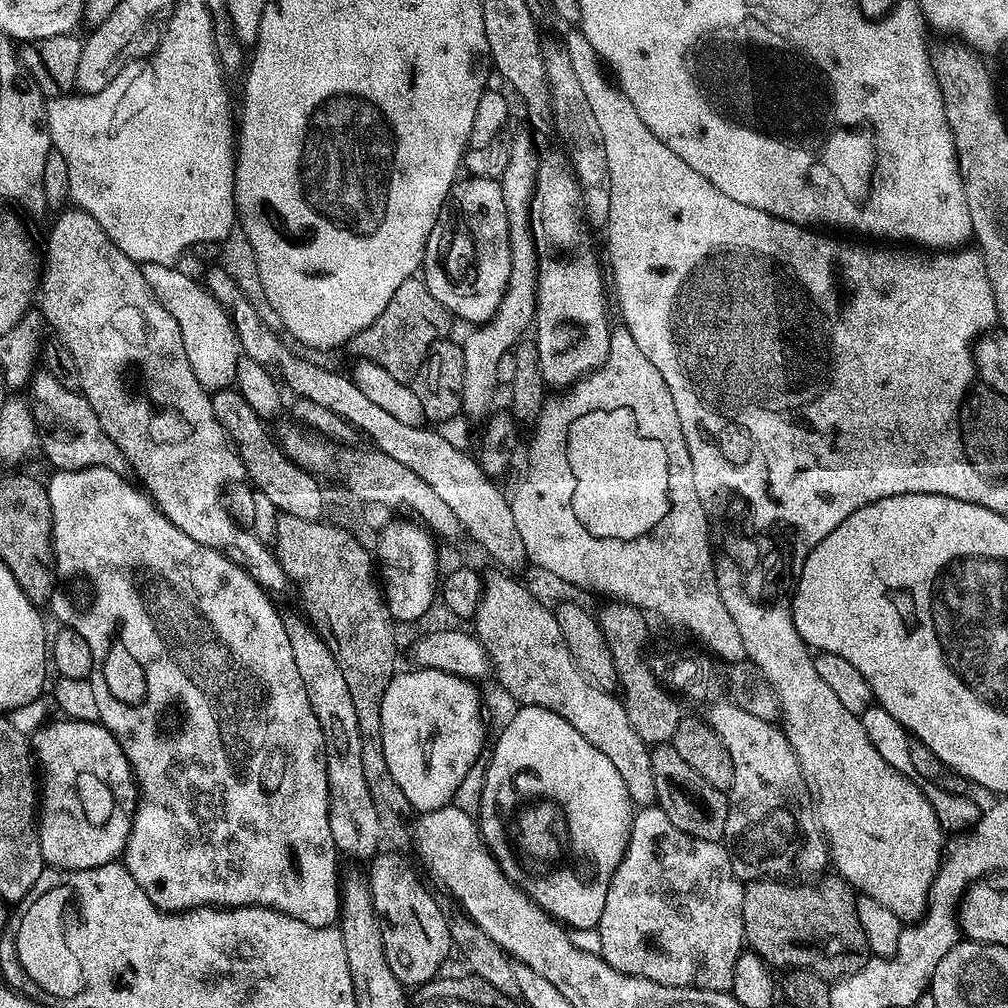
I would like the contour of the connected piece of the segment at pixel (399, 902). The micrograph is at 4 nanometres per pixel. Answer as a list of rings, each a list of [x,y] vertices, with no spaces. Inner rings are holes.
[[[377,851],[371,857],[372,869],[367,869],[368,885],[372,891],[374,910],[382,924],[382,942],[390,970],[405,986],[419,986],[427,980],[437,979],[440,967],[448,955],[453,955],[454,945],[448,929],[449,917],[444,916],[440,904],[428,893],[420,876],[408,865],[404,856],[396,852]]]

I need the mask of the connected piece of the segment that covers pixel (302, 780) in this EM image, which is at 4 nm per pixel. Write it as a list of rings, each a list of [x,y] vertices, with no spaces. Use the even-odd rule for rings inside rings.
[[[83,468],[82,470],[70,470],[61,472],[59,470],[51,473],[52,477],[47,477],[46,487],[50,506],[52,507],[52,557],[56,560],[56,590],[52,594],[50,609],[54,615],[60,619],[59,623],[66,628],[72,628],[90,646],[92,651],[92,689],[94,690],[94,699],[98,701],[99,723],[114,734],[118,746],[122,746],[122,754],[126,754],[128,765],[132,768],[132,774],[136,777],[136,786],[138,789],[138,799],[136,802],[136,813],[132,815],[132,829],[128,835],[128,841],[122,853],[122,863],[128,872],[146,890],[146,898],[154,902],[164,912],[188,912],[192,908],[272,908],[275,912],[280,912],[283,916],[293,916],[295,920],[306,922],[310,926],[319,928],[330,928],[337,923],[340,915],[340,885],[338,883],[338,872],[336,876],[336,856],[338,849],[334,838],[330,834],[330,818],[328,817],[328,771],[326,770],[326,746],[322,738],[322,730],[318,726],[318,718],[314,718],[314,710],[310,710],[310,698],[306,698],[306,686],[302,686],[302,678],[298,678],[298,666],[294,663],[294,650],[290,650],[290,634],[286,634],[284,617],[281,609],[276,609],[272,605],[273,597],[265,589],[260,587],[258,581],[250,573],[239,568],[230,558],[226,558],[218,550],[210,550],[210,546],[202,546],[194,542],[194,538],[186,538],[178,526],[174,526],[163,514],[159,508],[152,503],[151,499],[131,479],[114,474],[114,470],[105,468]],[[168,700],[180,700],[184,706],[184,712],[188,718],[184,722],[184,732],[177,734],[173,740],[163,740],[156,733],[156,719],[164,712]]]

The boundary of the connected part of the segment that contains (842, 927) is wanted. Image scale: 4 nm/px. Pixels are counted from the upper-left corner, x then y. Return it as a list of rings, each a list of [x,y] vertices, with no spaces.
[[[831,875],[813,884],[783,884],[780,878],[747,881],[742,898],[747,947],[773,969],[808,969],[829,982],[862,970],[870,952],[859,924],[858,896],[843,876]]]

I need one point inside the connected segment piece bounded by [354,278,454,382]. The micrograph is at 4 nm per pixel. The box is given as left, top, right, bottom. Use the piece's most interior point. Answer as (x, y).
(399, 339)

